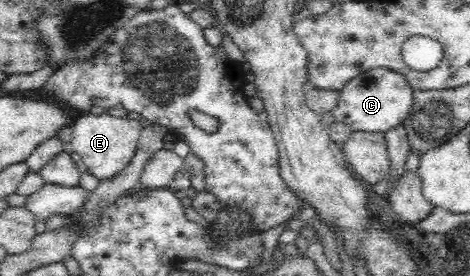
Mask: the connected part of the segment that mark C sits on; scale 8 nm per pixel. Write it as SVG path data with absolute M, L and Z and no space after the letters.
M376 67L345 83L338 91L337 106L332 113L335 121L346 123L354 132L385 133L407 119L414 103L413 93L404 75L386 67Z

